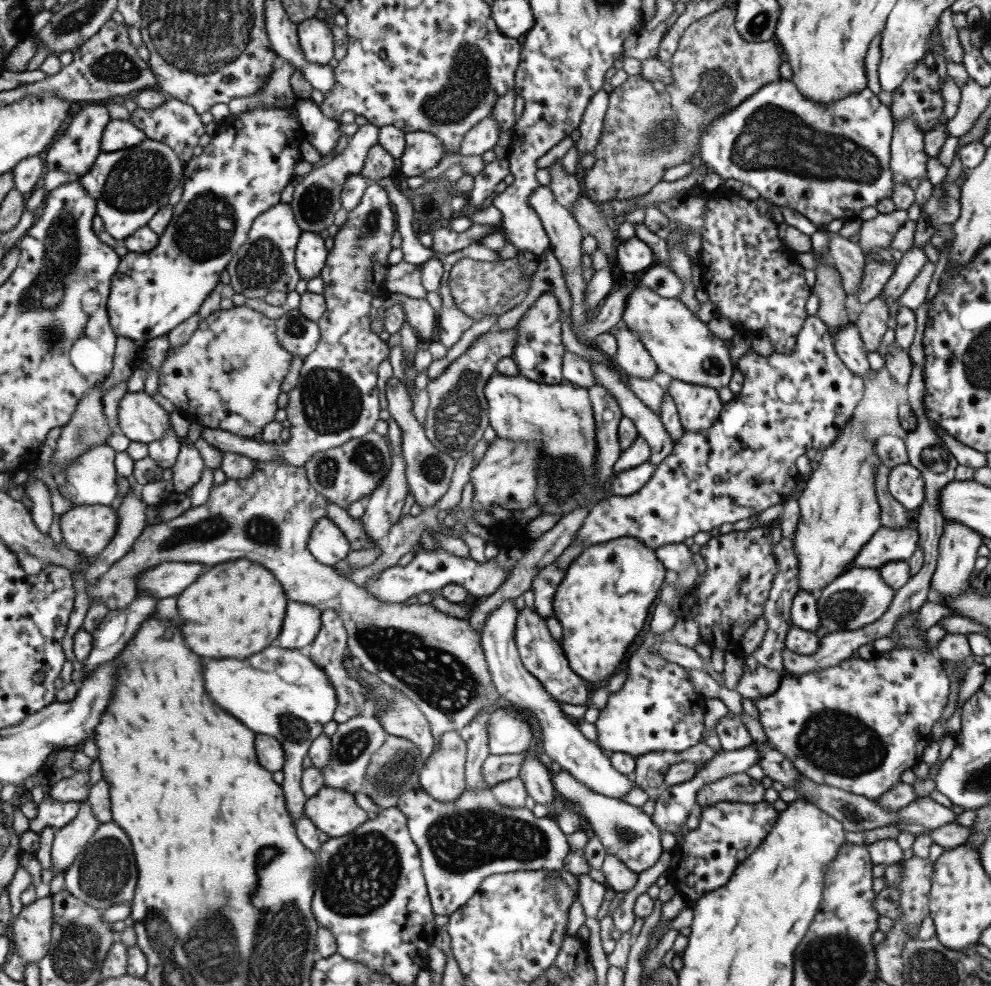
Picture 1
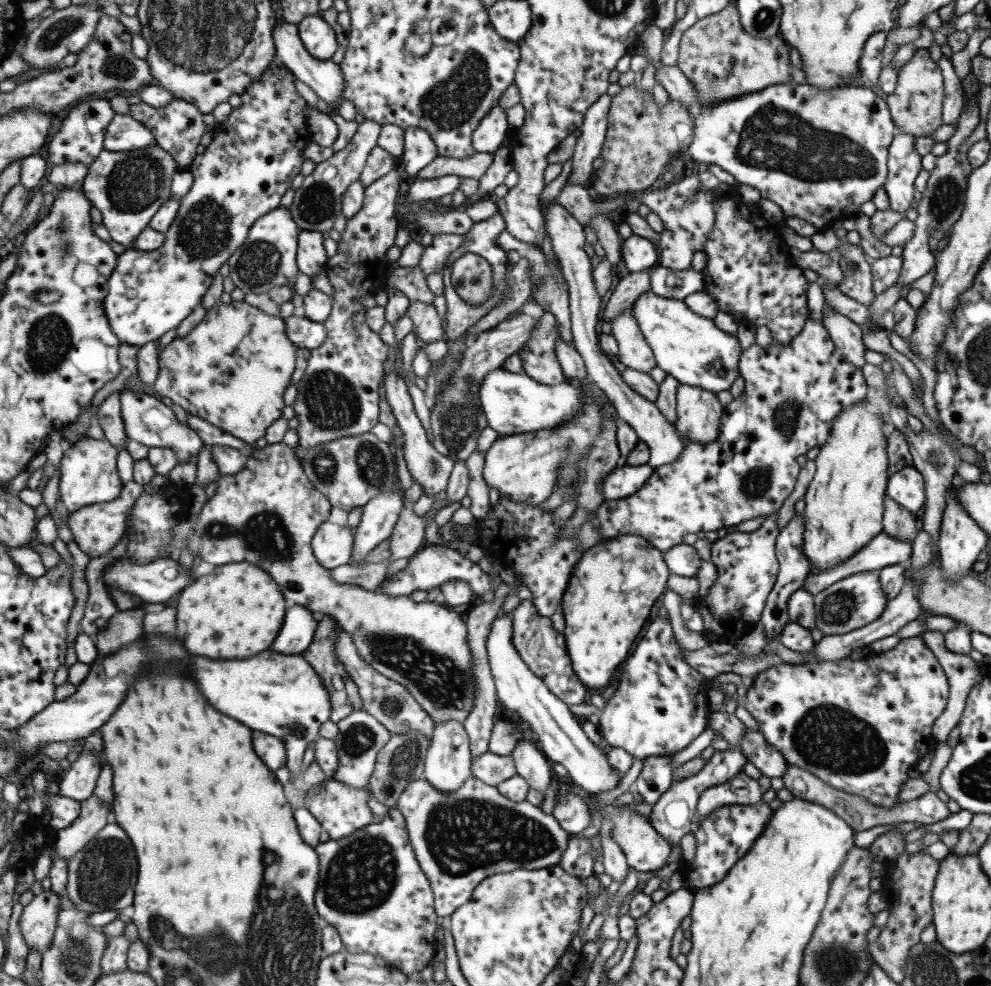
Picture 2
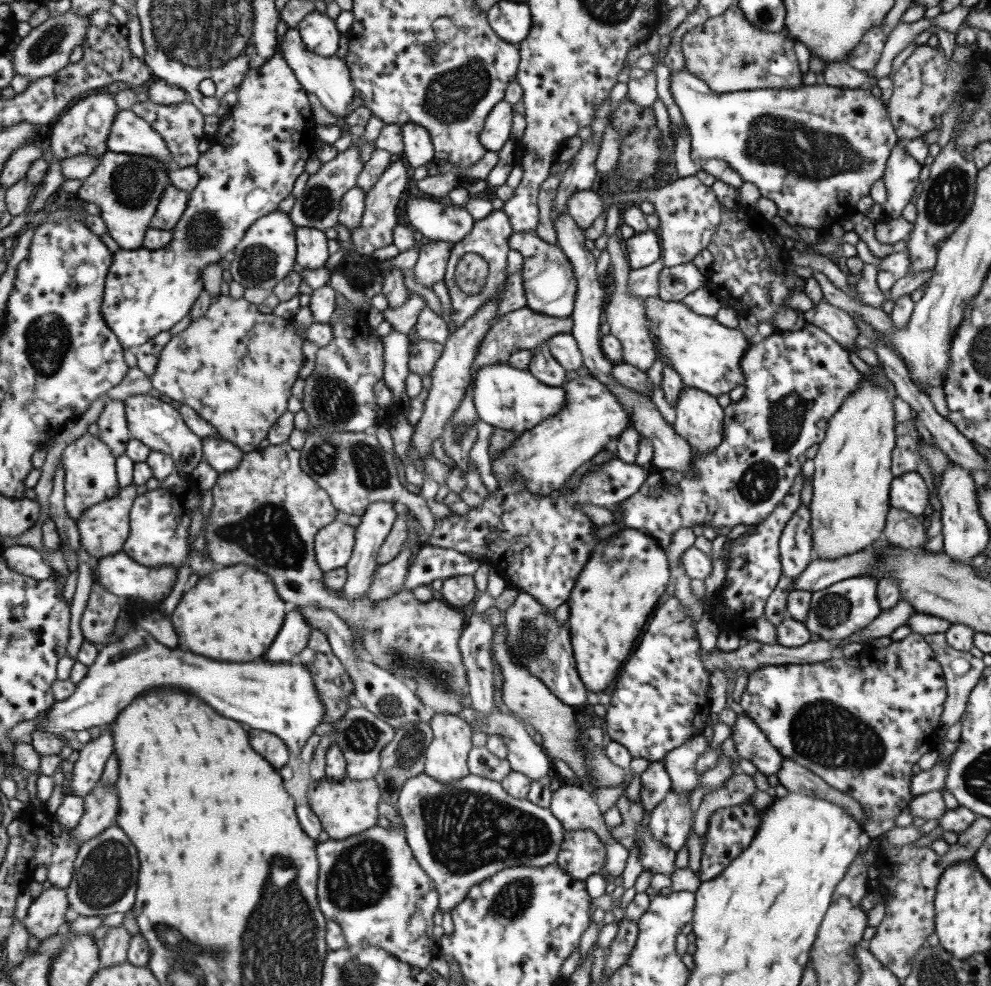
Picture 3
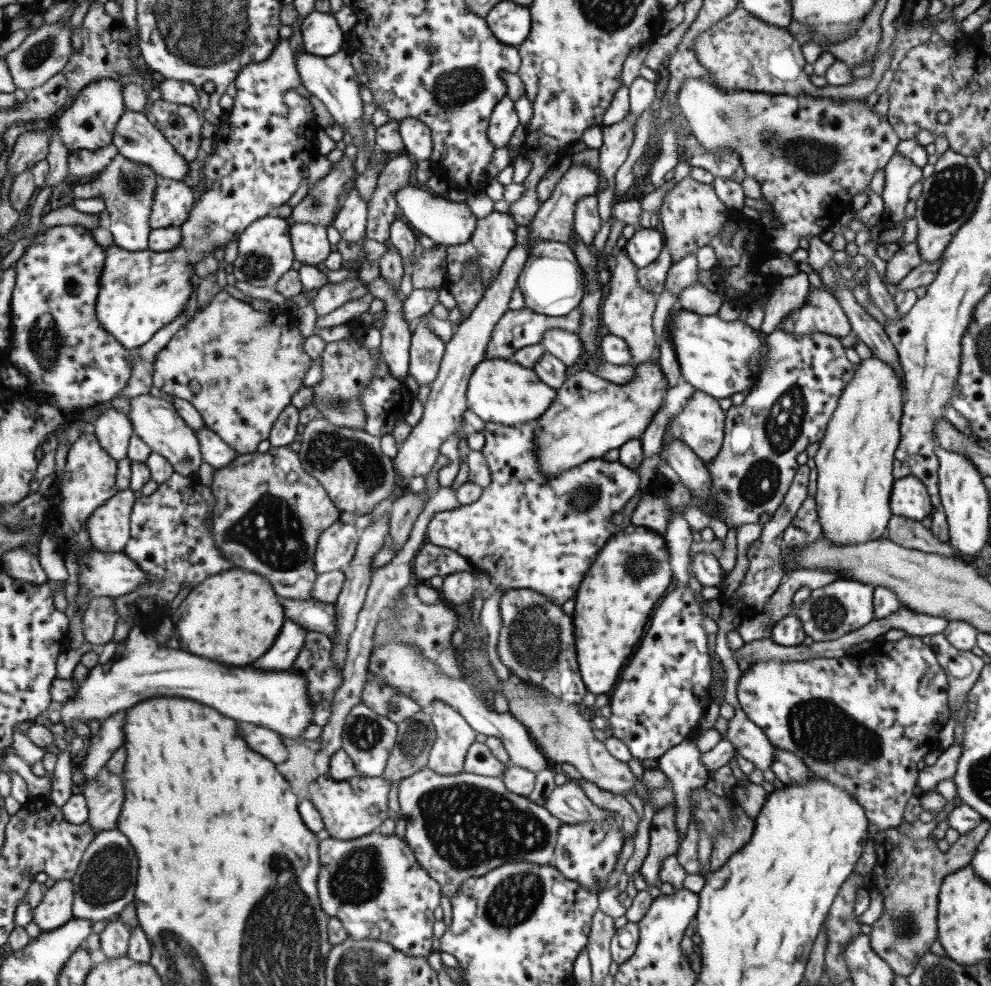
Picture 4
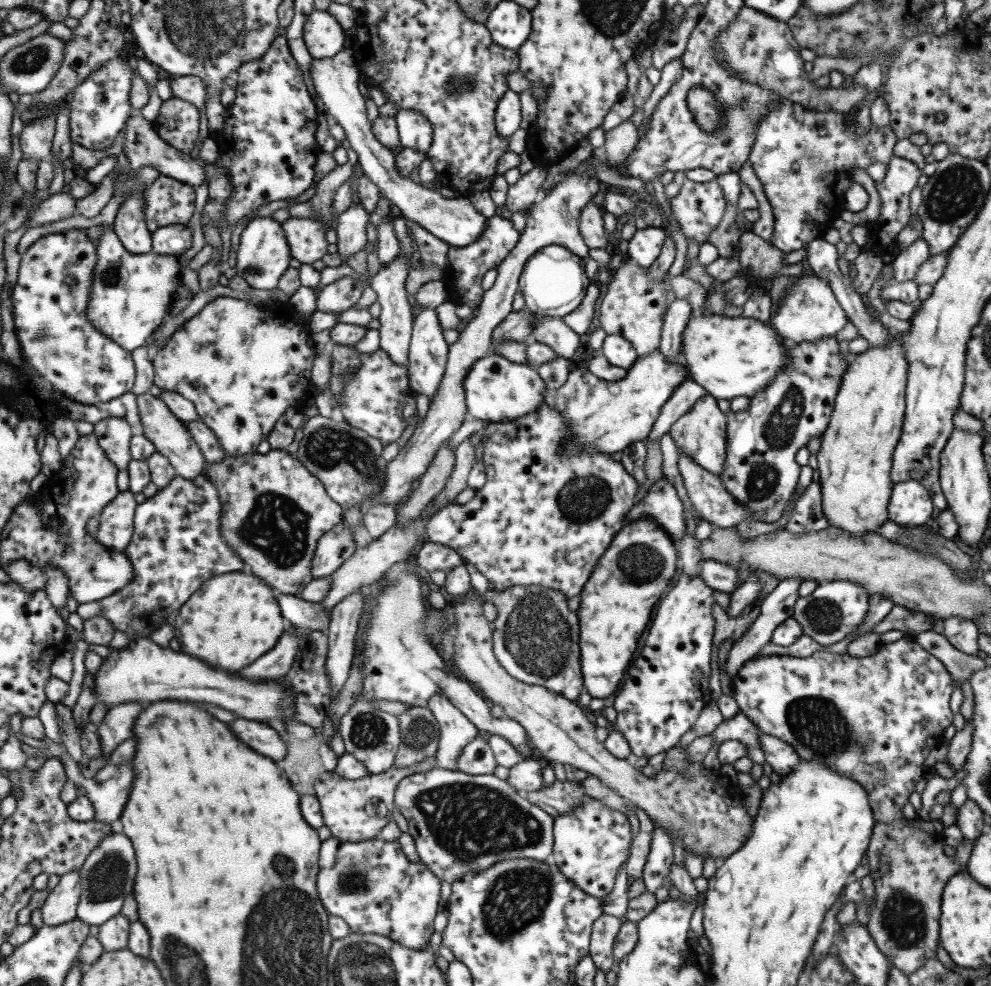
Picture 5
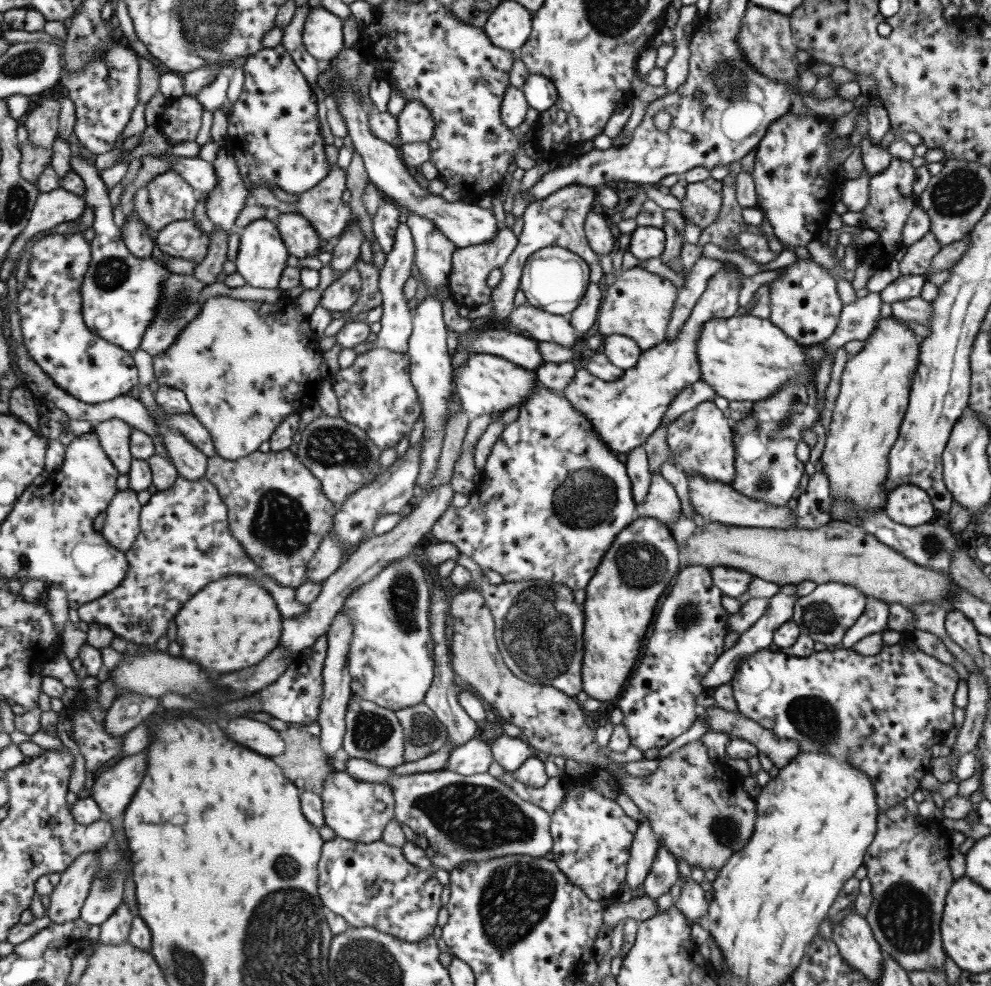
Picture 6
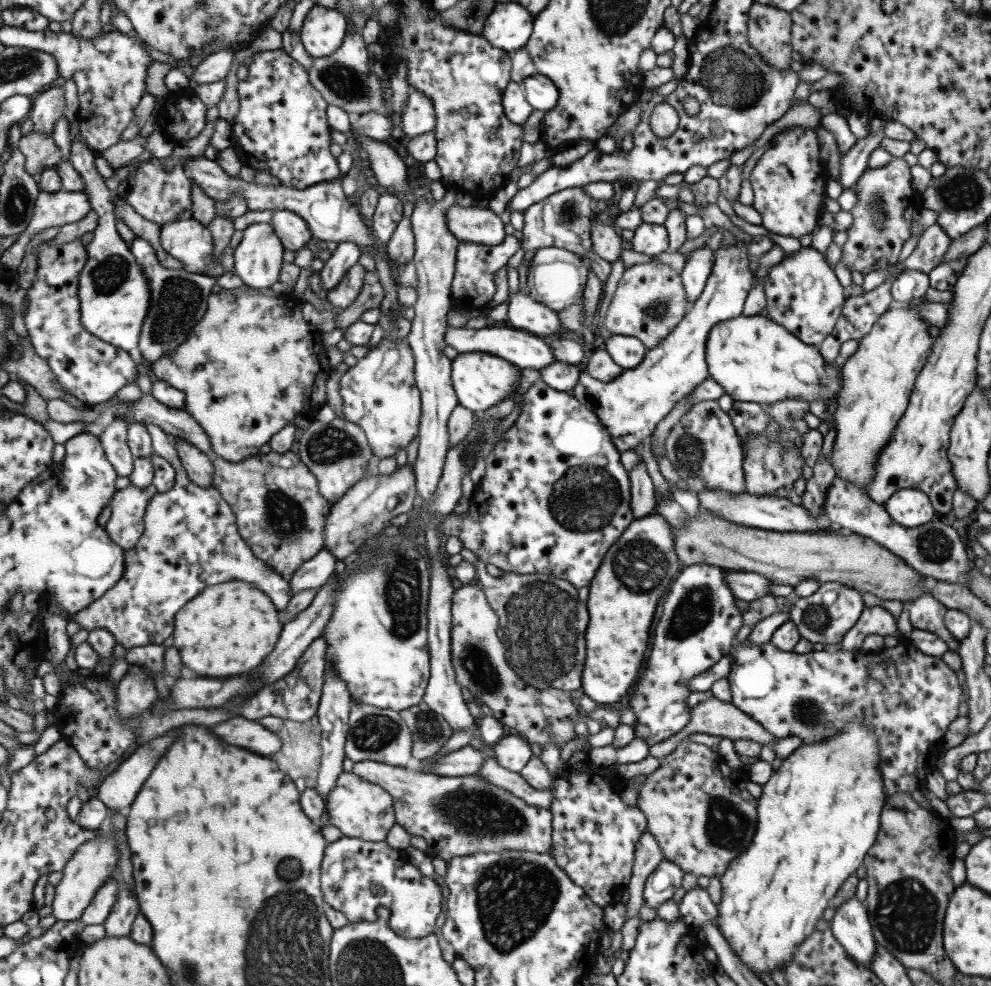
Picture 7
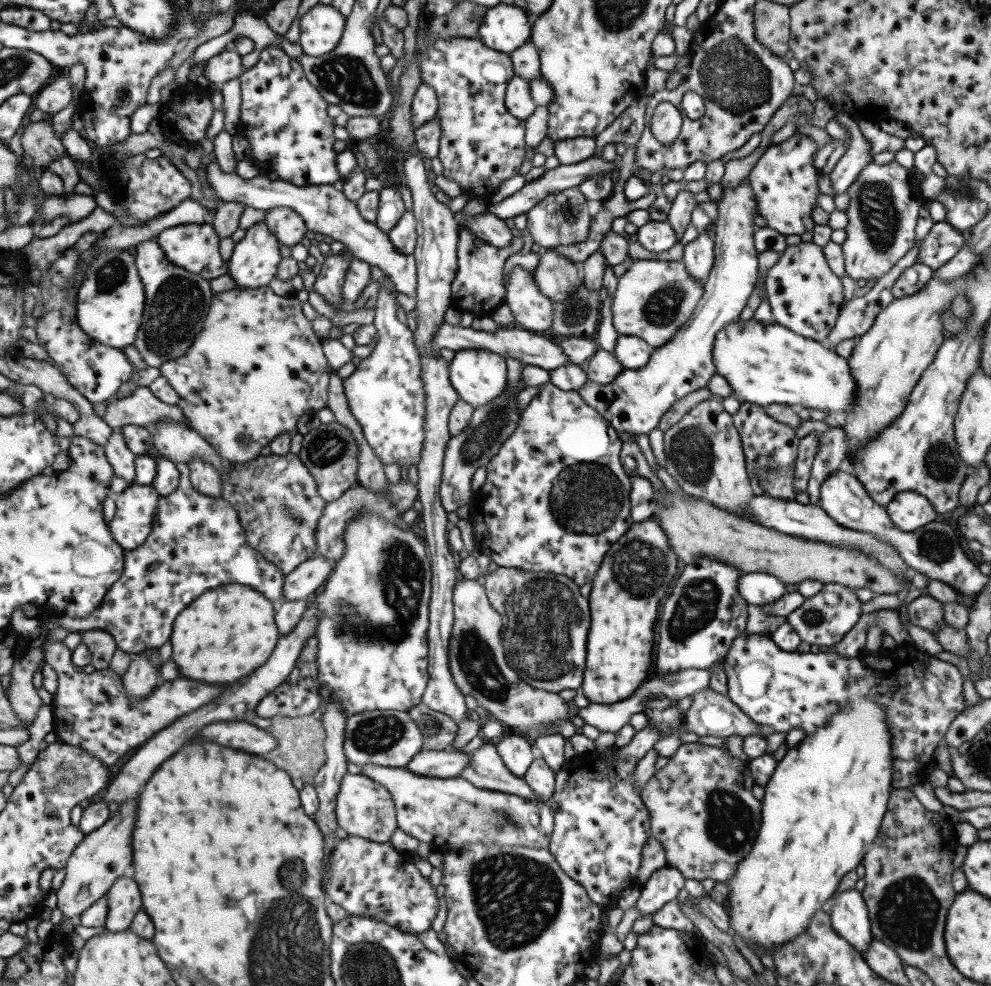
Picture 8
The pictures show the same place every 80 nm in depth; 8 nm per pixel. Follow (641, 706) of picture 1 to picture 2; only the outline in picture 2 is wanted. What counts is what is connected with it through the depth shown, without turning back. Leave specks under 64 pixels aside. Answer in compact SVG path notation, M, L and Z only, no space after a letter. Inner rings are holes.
M667 613L657 615L652 622L648 622L648 625L643 638L624 660L625 666L619 674L617 689L599 711L600 718L597 724L603 747L622 748L627 754L639 760L679 752L705 730L710 714L706 702L708 690L705 686L706 678L685 663L683 654L687 651L682 649L673 638Z

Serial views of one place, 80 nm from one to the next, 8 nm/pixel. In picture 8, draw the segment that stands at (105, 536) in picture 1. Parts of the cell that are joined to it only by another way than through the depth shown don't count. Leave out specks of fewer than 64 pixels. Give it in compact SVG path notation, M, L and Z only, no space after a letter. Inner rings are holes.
M135 483L113 497L116 512L109 528L124 549L133 551L151 534L162 494L152 484Z

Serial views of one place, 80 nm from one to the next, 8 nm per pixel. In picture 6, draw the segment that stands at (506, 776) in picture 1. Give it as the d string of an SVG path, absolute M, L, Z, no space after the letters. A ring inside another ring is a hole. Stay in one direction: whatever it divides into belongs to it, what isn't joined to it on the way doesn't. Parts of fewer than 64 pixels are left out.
M475 736L451 750L443 770L446 768L461 776L472 776L490 772L492 762L490 745Z

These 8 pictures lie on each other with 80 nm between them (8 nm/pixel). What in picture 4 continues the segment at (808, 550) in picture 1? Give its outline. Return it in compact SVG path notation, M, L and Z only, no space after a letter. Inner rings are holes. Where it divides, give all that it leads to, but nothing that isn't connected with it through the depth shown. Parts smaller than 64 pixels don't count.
M875 356L860 359L859 365L854 365L851 380L839 395L823 439L819 442L813 457L816 472L815 512L821 527L820 536L832 544L859 544L875 540L885 530L892 515L888 502L894 481L892 456L901 436L898 428L904 387L900 380L888 364Z

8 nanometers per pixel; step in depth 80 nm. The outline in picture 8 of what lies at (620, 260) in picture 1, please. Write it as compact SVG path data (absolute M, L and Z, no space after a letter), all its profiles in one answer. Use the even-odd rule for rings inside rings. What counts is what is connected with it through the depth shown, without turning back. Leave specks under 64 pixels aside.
M648 221L637 227L631 239L649 252L663 252L677 243L677 235L666 221Z

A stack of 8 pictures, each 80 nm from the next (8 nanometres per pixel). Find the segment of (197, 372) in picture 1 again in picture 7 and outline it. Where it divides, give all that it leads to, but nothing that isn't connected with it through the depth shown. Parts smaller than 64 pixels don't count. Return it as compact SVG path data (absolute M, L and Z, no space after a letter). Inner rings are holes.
M247 285L216 289L210 294L209 308L195 325L192 335L176 348L173 355L164 356L151 364L157 380L164 380L185 392L185 410L207 431L214 448L213 455L234 463L259 453L258 448L270 444L273 436L292 423L295 416L314 412L326 404L327 380L333 370L328 349L321 344L321 340L315 340L315 328L303 318L303 310L297 299L286 295L271 298L269 291L272 290Z

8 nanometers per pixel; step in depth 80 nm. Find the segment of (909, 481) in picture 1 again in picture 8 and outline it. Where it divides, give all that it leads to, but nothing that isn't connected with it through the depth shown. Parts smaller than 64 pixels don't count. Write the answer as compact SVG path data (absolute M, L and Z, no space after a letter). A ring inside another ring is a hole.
M913 491L898 492L884 507L890 521L903 532L911 532L940 519L931 503Z

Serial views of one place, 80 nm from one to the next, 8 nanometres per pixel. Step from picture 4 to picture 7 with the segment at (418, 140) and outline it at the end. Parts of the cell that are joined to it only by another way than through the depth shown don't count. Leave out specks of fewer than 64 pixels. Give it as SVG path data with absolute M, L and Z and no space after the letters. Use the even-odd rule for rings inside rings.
M416 89L409 91L406 105L400 114L400 126L407 138L433 131L436 115L432 101L424 92Z

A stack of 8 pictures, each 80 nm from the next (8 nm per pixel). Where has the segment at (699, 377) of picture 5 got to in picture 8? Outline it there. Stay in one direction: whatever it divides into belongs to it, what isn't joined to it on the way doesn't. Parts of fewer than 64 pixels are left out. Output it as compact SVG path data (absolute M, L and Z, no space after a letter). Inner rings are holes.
M754 318L743 322L741 319L725 324L714 336L712 363L715 375L722 376L732 390L731 394L740 402L758 405L787 405L812 408L813 412L826 410L848 413L854 405L854 380L849 374L847 358L827 350L823 343L803 338L777 323L760 323Z

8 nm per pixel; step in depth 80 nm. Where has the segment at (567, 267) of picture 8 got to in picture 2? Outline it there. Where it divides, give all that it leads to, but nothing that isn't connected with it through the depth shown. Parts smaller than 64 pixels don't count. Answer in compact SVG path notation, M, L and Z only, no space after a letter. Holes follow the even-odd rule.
M505 230L495 238L495 241L497 241L495 245L502 248L506 253L513 251L519 257L527 258L531 265L531 276L529 280L532 283L528 302L539 306L543 312L553 313L557 324L558 338L566 342L569 346L574 347L572 334L570 333L569 293L567 293L566 282L562 277L558 260L556 258L545 260L540 247L515 241L515 238L511 237Z

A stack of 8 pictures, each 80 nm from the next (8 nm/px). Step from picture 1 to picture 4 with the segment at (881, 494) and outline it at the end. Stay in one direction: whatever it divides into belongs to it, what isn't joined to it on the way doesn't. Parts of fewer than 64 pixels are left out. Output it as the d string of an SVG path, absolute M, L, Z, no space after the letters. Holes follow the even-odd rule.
M891 515L886 528L887 539L903 546L903 548L912 548L921 552L935 553L957 559L961 558L958 552L948 545L948 542L941 542L919 521L904 516Z

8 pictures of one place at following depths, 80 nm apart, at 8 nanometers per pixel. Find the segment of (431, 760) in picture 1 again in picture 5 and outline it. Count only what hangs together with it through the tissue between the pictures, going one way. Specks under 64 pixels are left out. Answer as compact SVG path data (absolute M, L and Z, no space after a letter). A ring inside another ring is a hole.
M434 695L426 708L438 725L439 736L434 752L436 767L453 770L462 748L480 734L475 725L455 708L450 695Z

